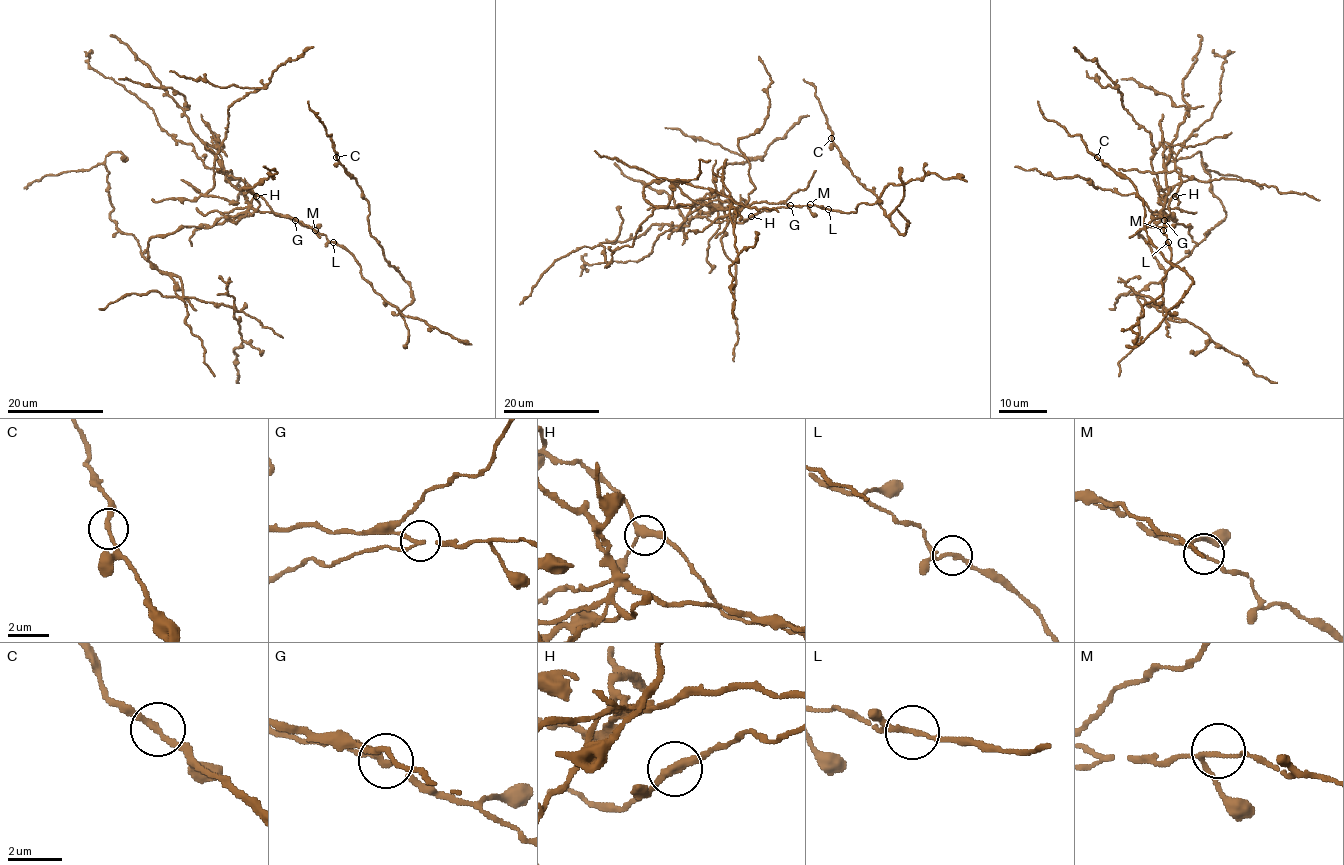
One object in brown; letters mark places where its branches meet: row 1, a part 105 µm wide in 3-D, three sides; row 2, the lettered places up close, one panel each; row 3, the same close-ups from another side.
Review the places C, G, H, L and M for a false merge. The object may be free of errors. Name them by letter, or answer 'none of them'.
G

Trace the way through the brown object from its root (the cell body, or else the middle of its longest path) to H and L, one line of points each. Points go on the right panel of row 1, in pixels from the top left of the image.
H: (1164, 230), (1165, 216), (1170, 213), (1168, 204), (1175, 196)
L: (1164, 230), (1168, 242)

